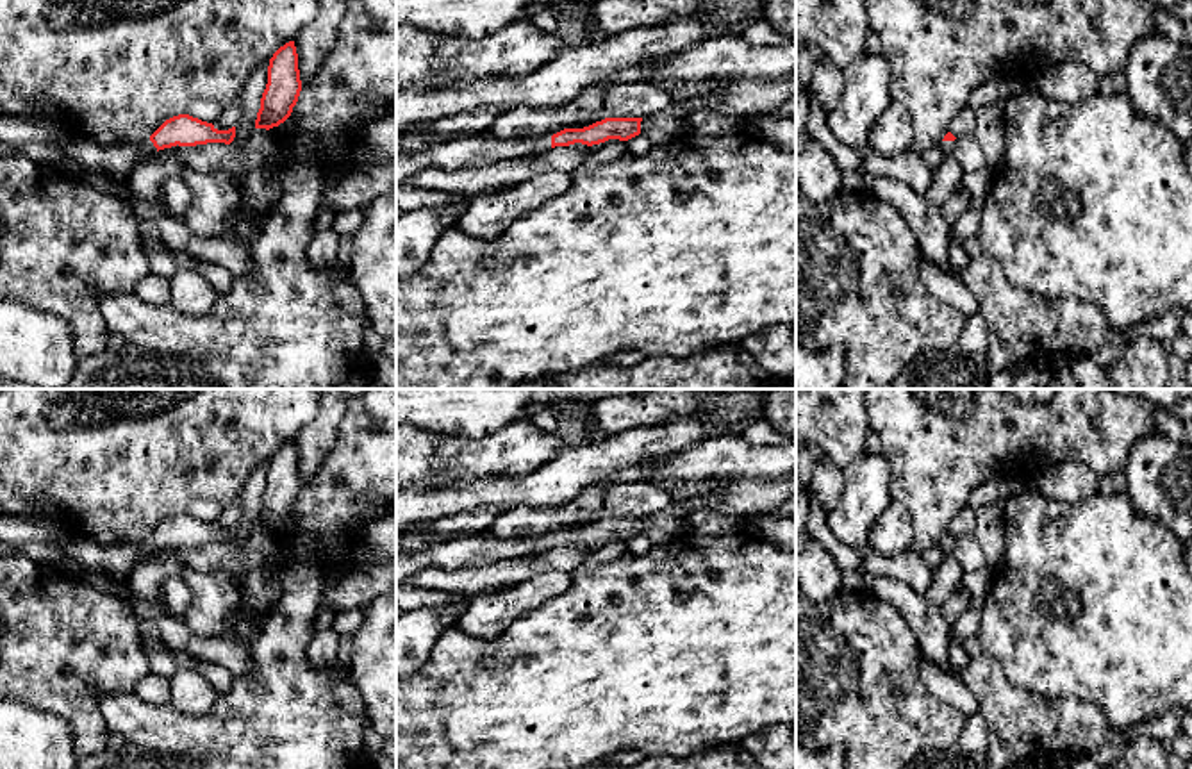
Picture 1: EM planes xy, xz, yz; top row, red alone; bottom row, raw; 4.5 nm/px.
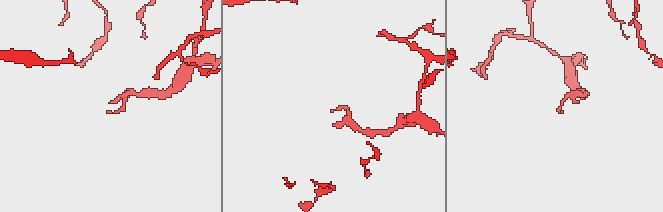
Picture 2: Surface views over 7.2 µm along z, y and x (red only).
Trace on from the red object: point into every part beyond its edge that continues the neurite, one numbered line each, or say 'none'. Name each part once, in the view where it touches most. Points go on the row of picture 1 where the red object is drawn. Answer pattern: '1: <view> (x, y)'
1: xy (116, 161)

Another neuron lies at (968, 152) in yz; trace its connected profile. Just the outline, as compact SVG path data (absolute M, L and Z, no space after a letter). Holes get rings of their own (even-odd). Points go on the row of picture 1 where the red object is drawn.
M974 134L960 136L955 139L953 157L958 161L965 173L985 168L985 157Z

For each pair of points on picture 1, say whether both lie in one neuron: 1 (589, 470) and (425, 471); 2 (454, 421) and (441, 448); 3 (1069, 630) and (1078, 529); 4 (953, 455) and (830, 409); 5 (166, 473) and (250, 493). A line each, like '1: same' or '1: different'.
1: different
2: different
3: same
4: different
5: different

